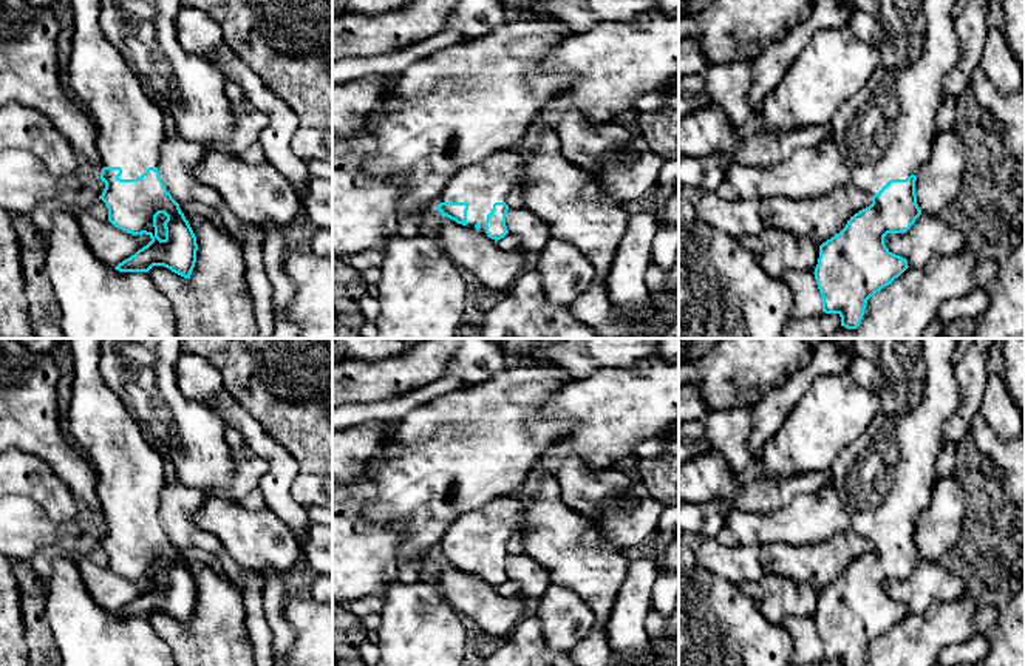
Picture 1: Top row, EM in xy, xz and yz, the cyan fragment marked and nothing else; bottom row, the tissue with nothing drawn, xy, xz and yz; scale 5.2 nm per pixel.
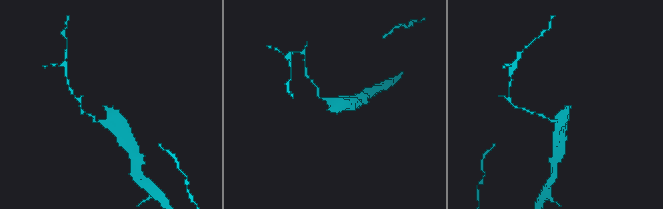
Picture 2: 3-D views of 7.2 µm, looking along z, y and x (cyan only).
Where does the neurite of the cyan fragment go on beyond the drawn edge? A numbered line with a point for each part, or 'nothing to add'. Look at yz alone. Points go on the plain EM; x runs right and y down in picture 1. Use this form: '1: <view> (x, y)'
1: yz (885, 478)

